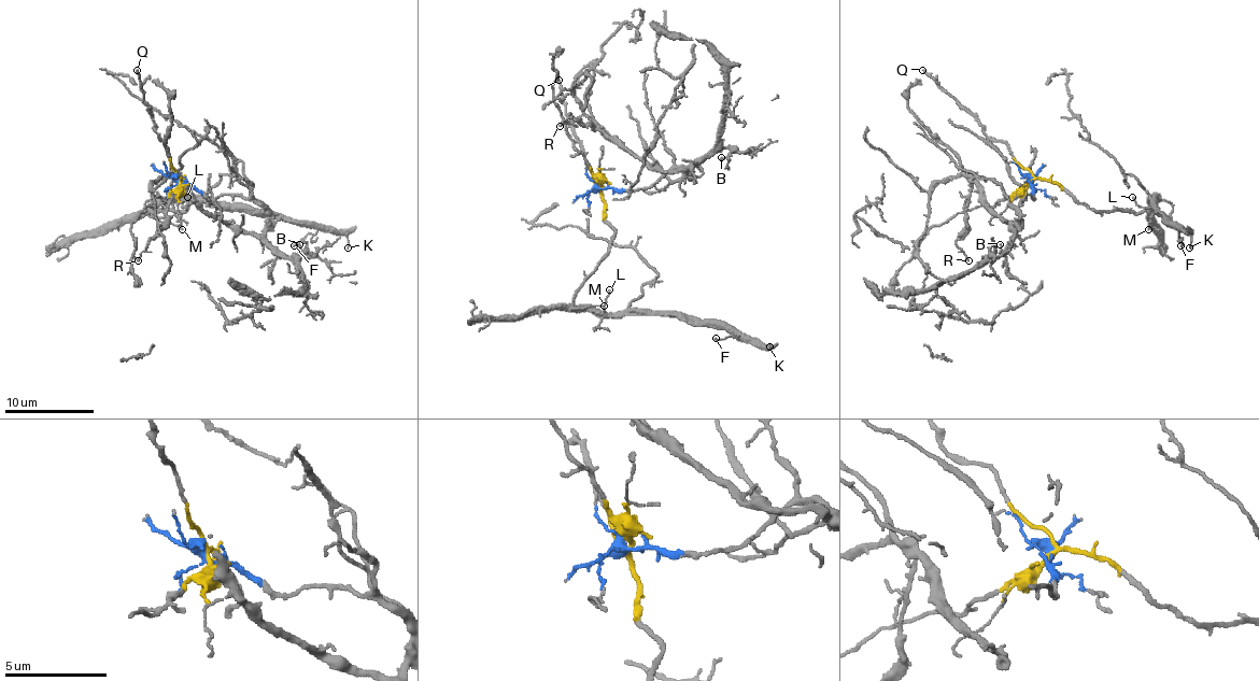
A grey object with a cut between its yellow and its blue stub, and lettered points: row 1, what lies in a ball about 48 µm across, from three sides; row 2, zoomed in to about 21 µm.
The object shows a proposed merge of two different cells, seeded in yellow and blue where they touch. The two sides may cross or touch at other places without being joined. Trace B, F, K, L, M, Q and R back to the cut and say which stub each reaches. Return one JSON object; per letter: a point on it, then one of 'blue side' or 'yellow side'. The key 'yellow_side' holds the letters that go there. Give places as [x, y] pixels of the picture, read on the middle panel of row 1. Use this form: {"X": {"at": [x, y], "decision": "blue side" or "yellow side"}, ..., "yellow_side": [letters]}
{"B": {"at": [721, 157], "decision": "blue side"}, "F": {"at": [716, 338], "decision": "yellow side"}, "K": {"at": [769, 346], "decision": "yellow side"}, "L": {"at": [609, 289], "decision": "yellow side"}, "M": {"at": [604, 306], "decision": "yellow side"}, "Q": {"at": [559, 80], "decision": "yellow side"}, "R": {"at": [560, 126], "decision": "blue side"}, "yellow_side": ["F", "K", "L", "M", "Q"]}

